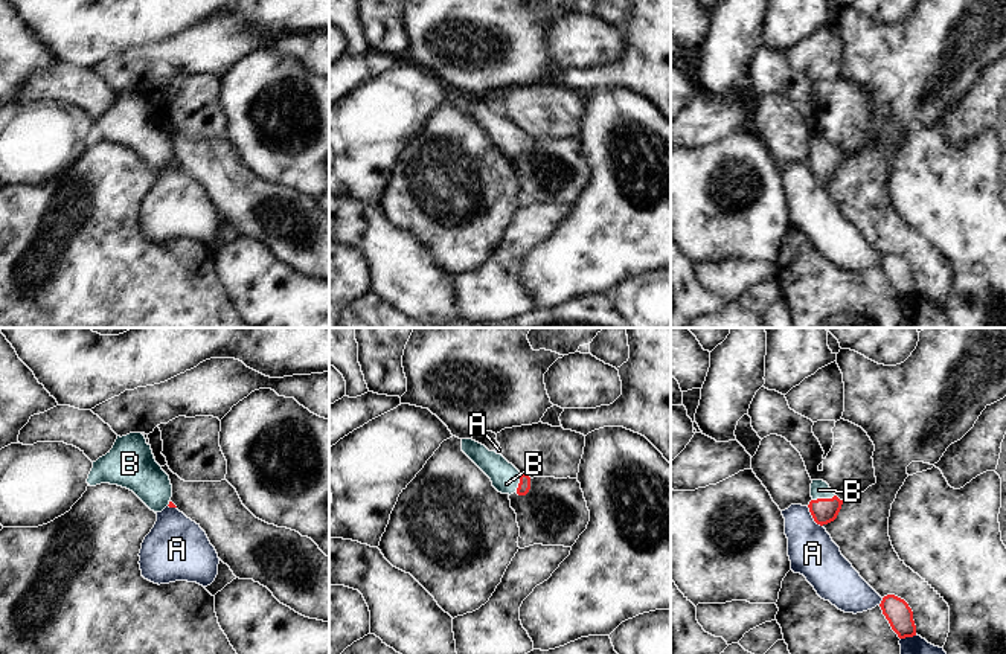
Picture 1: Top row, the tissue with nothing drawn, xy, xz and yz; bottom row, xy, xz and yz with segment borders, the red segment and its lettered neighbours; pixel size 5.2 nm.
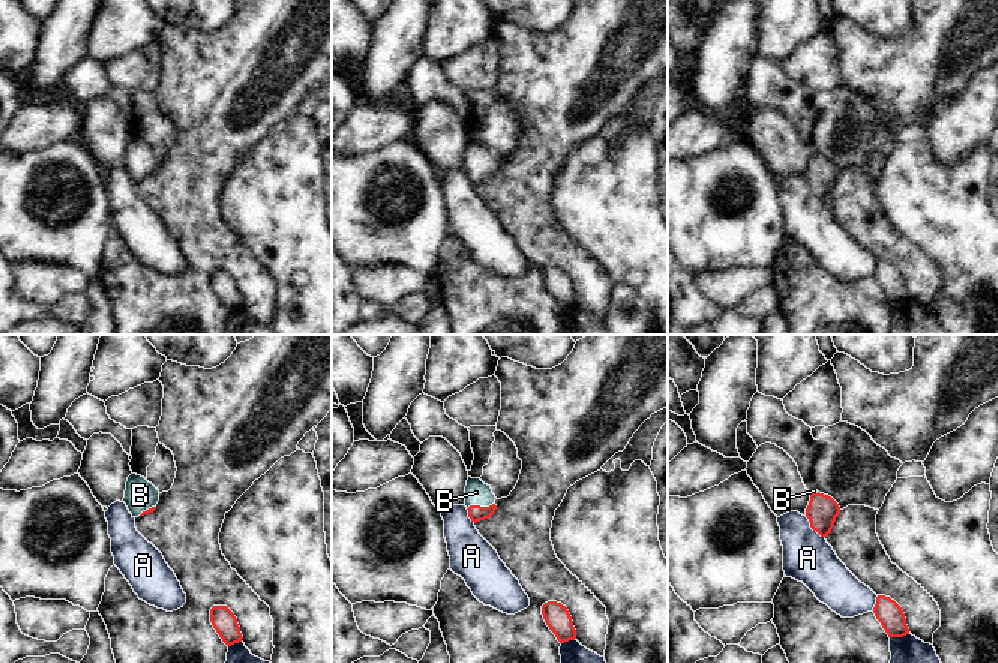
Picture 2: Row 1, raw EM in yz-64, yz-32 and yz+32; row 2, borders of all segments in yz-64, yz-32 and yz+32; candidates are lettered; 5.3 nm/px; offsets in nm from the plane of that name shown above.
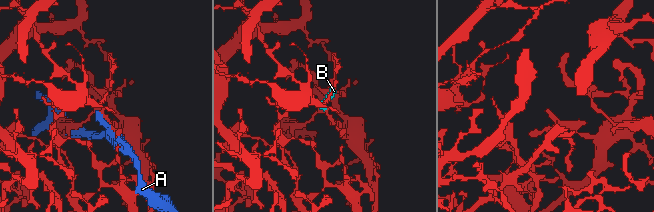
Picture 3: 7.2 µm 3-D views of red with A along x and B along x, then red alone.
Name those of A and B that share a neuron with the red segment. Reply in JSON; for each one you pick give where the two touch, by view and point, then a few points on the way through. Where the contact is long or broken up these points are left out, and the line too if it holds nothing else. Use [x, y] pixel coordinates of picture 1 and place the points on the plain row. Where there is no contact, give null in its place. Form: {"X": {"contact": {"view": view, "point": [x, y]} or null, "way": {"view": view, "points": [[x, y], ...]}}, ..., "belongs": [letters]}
{"B": {"contact": {"view": "yz", "point": [823, 157]}, "way": {"view": "yz", "points": [[823, 169], [823, 157], [819, 148]]}}, "belongs": ["B"]}

